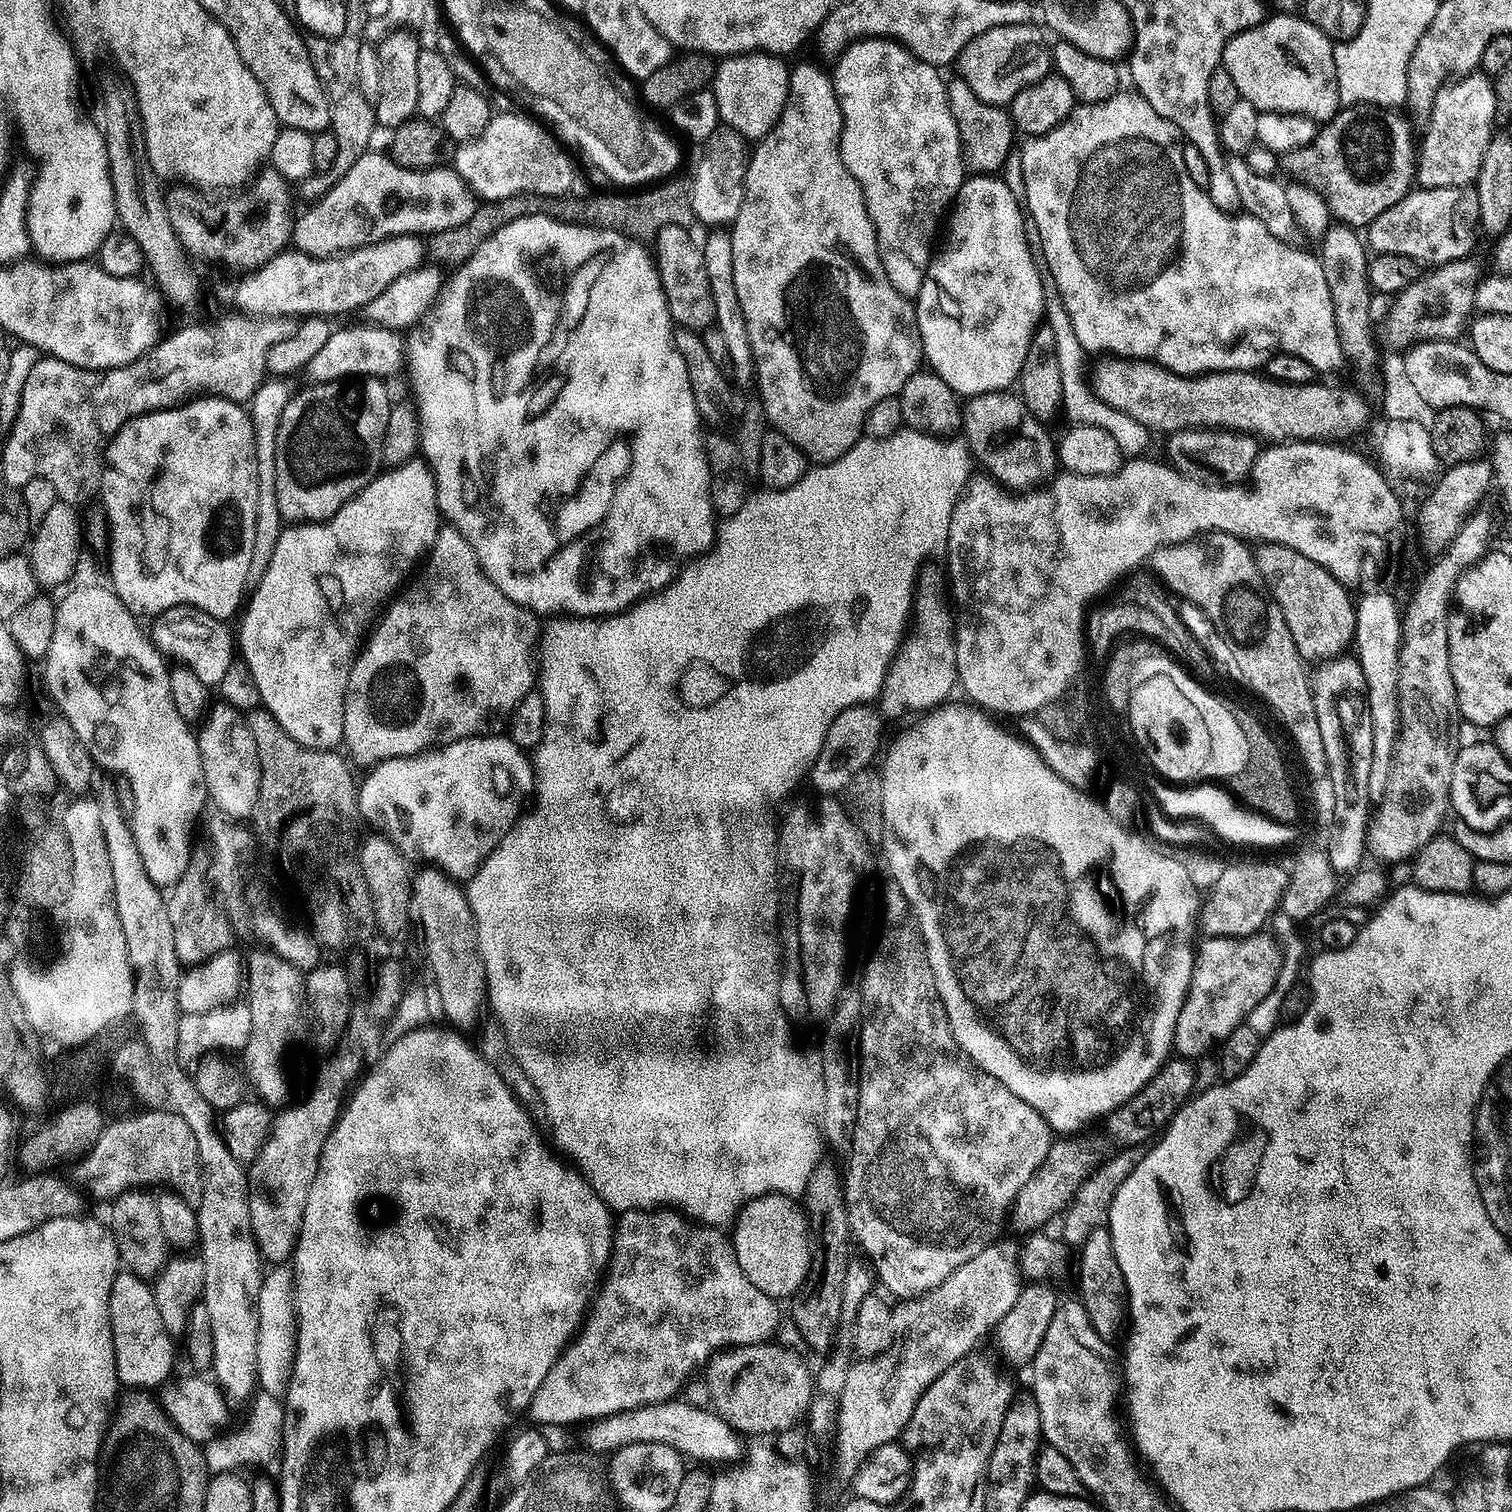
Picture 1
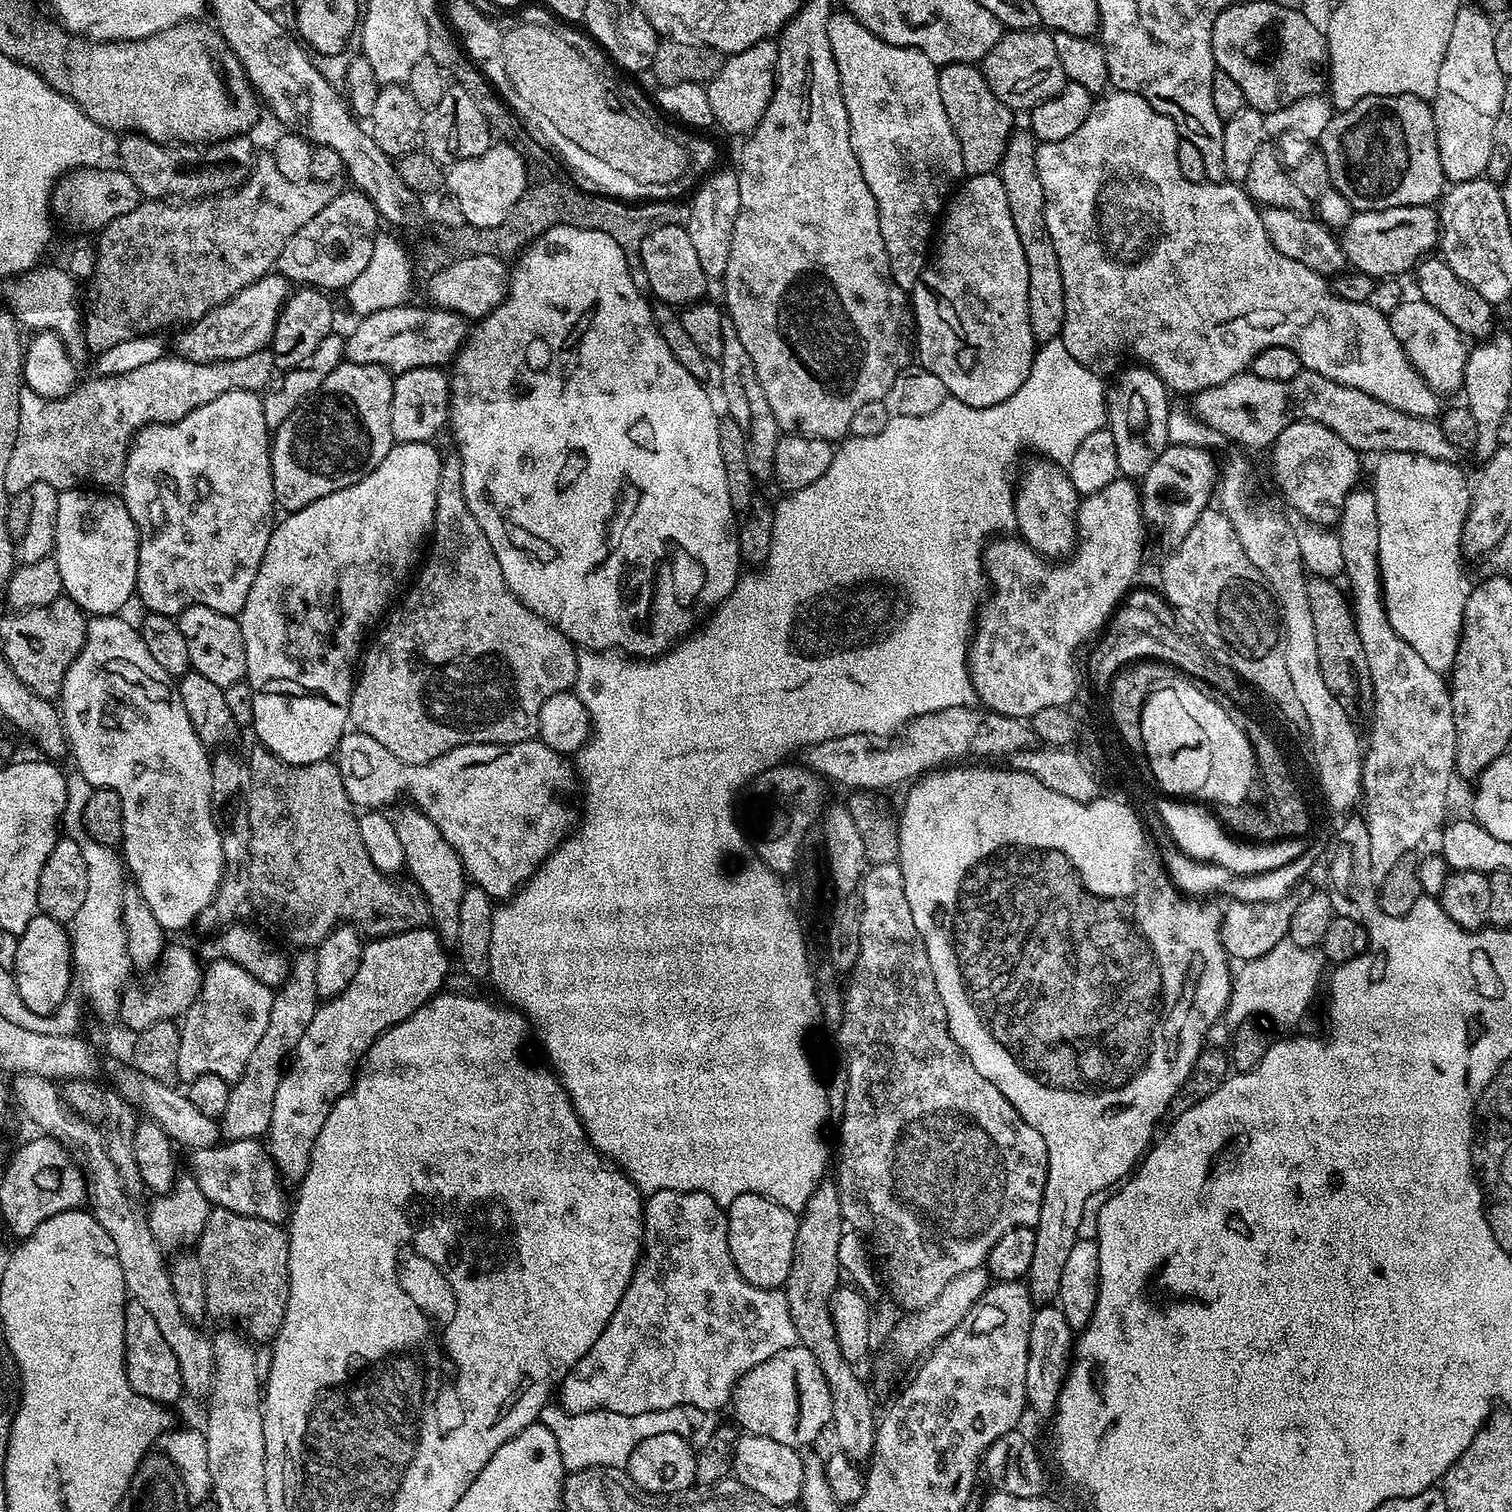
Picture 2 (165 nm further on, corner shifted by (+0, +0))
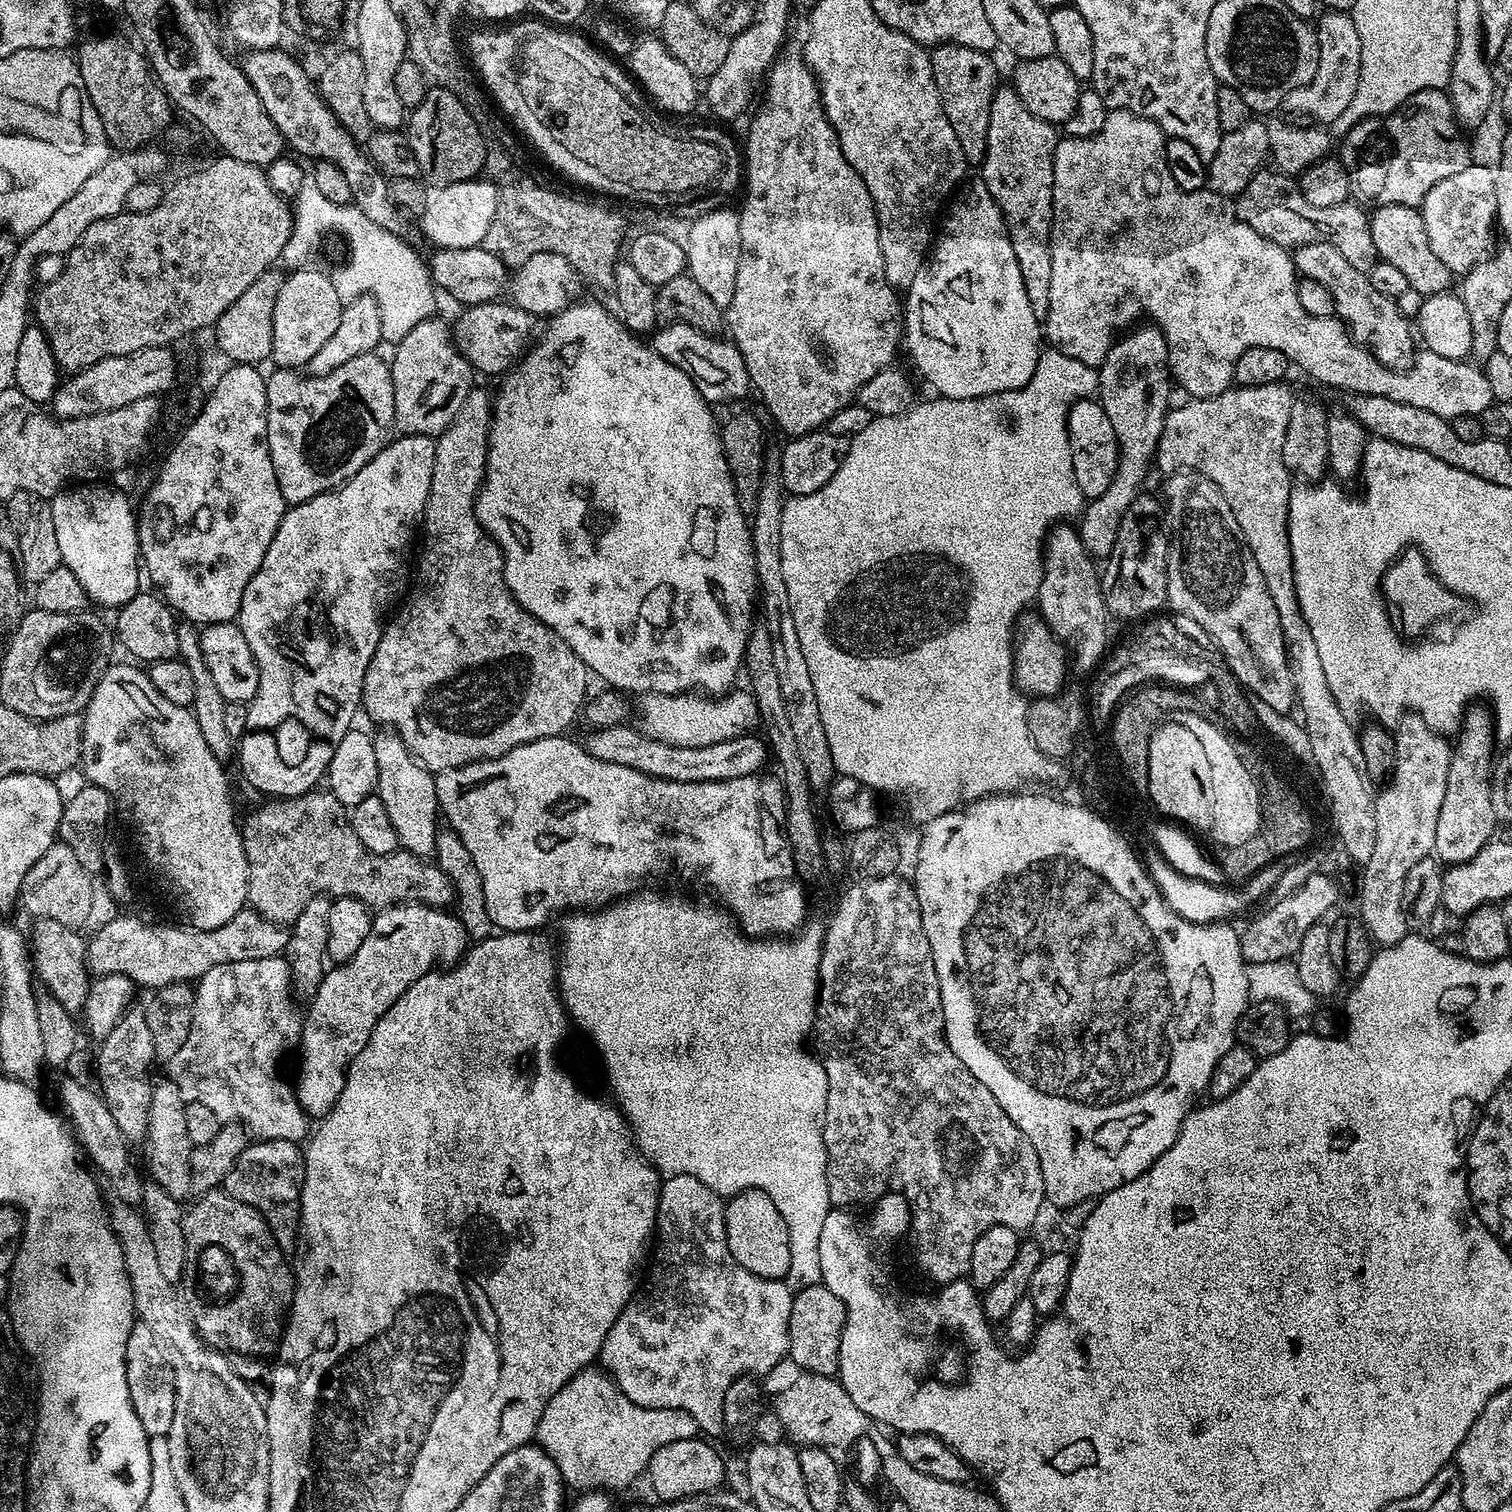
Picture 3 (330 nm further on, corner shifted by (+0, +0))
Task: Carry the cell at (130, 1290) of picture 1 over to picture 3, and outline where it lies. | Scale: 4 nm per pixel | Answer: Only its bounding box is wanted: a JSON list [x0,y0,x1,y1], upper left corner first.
[126,1322,174,1438]

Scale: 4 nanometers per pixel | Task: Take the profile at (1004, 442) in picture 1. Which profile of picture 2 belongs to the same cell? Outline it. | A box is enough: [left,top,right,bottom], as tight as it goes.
[1014,458,1080,562]

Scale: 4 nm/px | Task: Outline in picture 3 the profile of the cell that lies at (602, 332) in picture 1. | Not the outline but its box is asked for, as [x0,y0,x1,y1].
[476,300,758,698]

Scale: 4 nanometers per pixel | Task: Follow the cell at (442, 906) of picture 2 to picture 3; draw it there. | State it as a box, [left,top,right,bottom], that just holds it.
[372,730,438,857]

